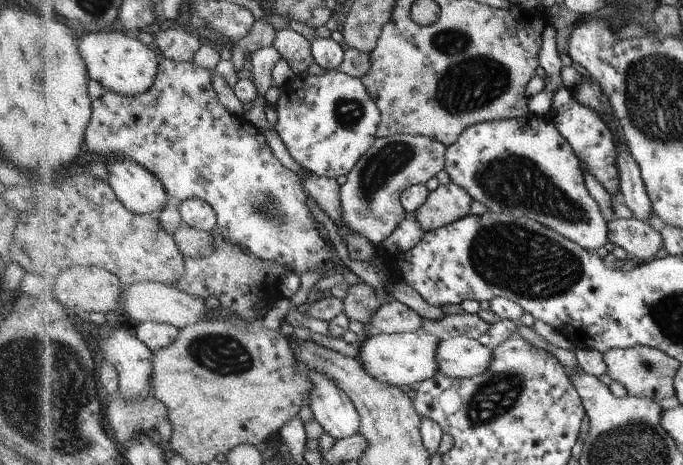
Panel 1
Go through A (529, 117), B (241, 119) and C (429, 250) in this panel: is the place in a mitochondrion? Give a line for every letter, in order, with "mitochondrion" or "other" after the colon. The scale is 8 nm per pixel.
A: other
B: other
C: other

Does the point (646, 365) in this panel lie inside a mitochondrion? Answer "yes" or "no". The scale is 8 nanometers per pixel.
yes

